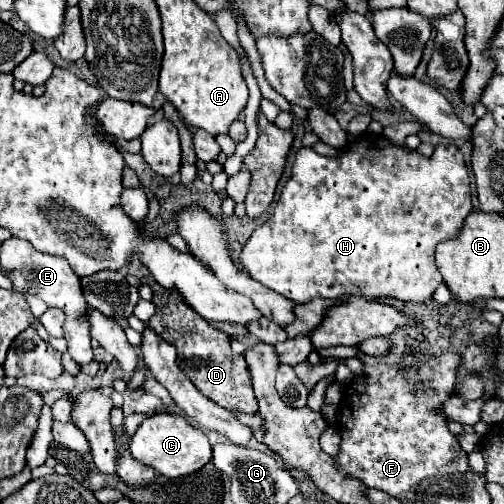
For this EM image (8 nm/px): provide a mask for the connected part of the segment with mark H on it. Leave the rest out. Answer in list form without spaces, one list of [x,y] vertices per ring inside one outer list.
[[[363,134],[363,136],[347,142],[347,146],[343,150],[339,150],[337,156],[323,158],[317,152],[313,152],[311,148],[299,148],[297,150],[295,164],[293,164],[293,170],[291,170],[291,178],[287,180],[287,184],[281,192],[281,198],[275,206],[275,212],[261,226],[255,228],[255,232],[251,234],[247,244],[243,246],[241,262],[243,262],[243,270],[247,270],[251,278],[255,278],[263,286],[283,294],[285,298],[293,300],[295,304],[305,304],[305,302],[311,302],[313,298],[341,298],[341,296],[353,296],[353,294],[367,296],[371,300],[391,296],[391,298],[397,298],[397,300],[403,300],[403,302],[423,304],[427,298],[433,296],[437,286],[443,282],[443,278],[441,278],[441,274],[435,266],[435,246],[439,242],[457,238],[459,230],[463,228],[463,222],[465,222],[467,214],[471,214],[471,212],[473,212],[473,208],[471,208],[469,172],[467,172],[463,154],[455,144],[439,144],[439,146],[435,146],[433,156],[425,158],[417,150],[407,150],[403,146],[393,144],[383,134],[381,136]]]

